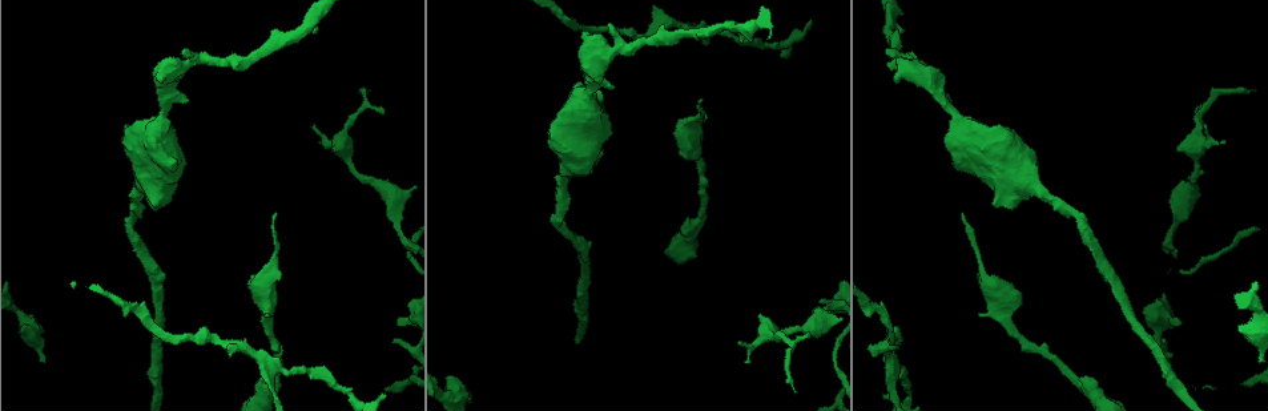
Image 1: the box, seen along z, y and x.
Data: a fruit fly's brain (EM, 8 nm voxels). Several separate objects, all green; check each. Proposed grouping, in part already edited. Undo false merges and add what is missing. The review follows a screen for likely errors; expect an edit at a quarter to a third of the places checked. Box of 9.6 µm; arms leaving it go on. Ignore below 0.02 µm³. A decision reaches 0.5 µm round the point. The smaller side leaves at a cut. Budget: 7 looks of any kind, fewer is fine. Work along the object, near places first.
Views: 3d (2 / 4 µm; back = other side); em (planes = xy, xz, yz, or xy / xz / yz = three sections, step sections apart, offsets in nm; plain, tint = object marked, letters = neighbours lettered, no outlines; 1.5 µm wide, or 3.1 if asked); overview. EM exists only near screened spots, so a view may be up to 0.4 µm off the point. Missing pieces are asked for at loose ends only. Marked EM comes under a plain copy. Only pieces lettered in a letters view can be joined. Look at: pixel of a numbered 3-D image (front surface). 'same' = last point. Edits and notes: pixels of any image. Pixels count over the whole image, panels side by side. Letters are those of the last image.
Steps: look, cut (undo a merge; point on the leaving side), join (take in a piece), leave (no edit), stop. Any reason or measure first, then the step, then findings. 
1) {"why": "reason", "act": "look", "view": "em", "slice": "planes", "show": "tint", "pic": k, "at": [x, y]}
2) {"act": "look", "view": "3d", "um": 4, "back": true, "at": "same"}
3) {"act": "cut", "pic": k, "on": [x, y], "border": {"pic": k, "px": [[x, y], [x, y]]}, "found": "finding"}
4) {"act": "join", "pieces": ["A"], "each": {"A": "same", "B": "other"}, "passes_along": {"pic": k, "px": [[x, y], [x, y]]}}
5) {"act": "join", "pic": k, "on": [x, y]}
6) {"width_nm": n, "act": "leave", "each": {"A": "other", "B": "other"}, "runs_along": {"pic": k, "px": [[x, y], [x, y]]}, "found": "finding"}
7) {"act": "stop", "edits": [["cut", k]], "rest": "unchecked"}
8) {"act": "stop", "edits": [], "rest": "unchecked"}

{"why": "tapers out", "act": "look", "view": "em", "slice": "planes", "show": "letters", "pic": 1, "at": [883, 395]}

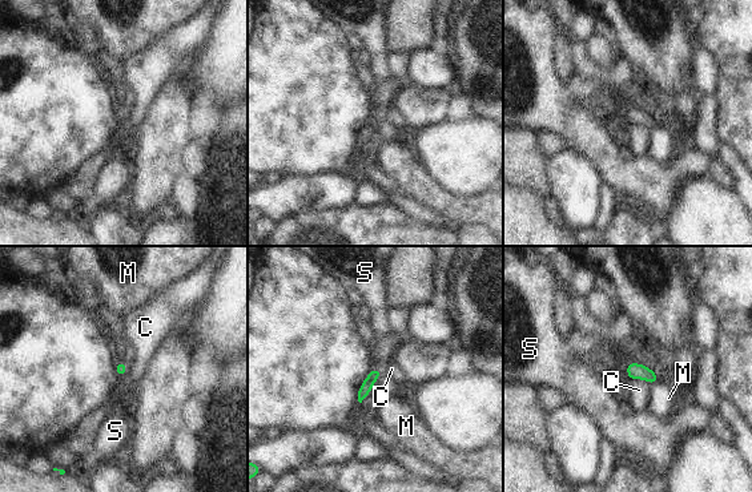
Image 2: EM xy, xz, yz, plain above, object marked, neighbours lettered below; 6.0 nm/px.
{"act": "leave", "each": {"C": "other", "M": "other", "S": "other"}, "border": {"pic": 2, "px": [[631, 379], [644, 379], [651, 383]]}, "found": "no lettered piece goes on from it"}

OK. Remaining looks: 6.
{"why": "branch stops here", "act": "look", "view": "em", "slice": "xy", "step": 4, "show": "tint", "pic": 1, "at": [583, 36]}

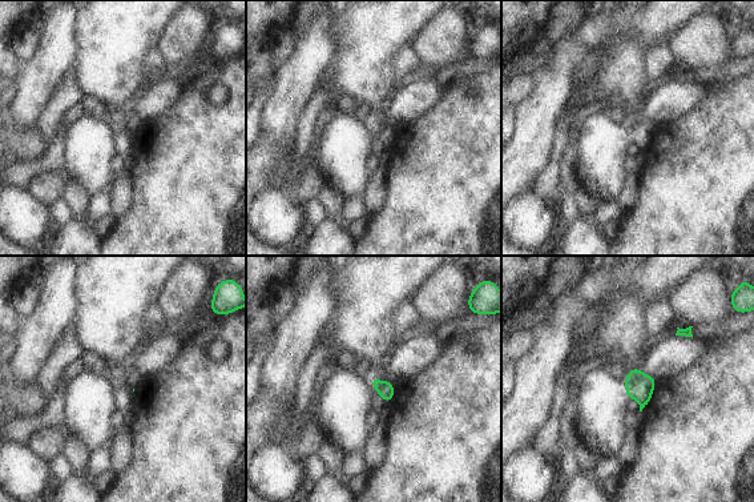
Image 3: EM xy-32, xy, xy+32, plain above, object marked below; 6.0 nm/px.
{"why": "cut it another way", "act": "look", "view": "em", "slice": "planes", "show": "letters", "at": "same"}

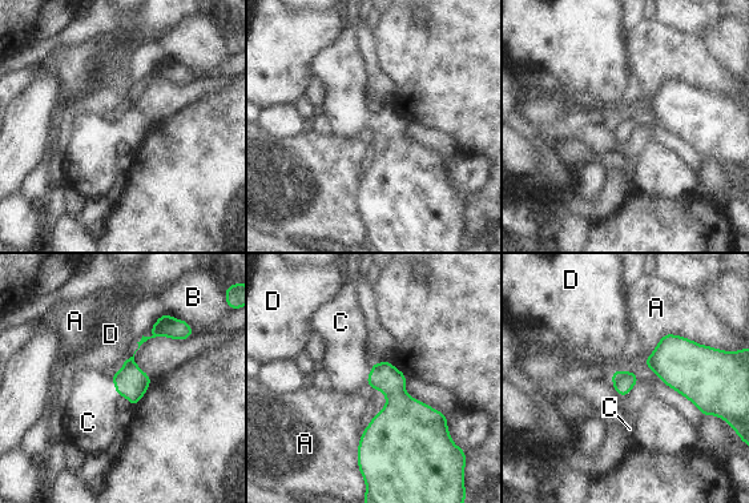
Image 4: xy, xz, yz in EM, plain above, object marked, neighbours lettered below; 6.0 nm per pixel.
{"act": "join", "pieces": ["C"], "each": {"A": "other", "B": "other", "C": "same", "D": "other"}, "passes_along": {"pic": 4, "px": [[383, 377], [367, 377], [347, 365]]}, "found": "it goes on there"}

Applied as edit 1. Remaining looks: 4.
{"act": "stop", "edits": [["join", 4]], "rest": "unchecked"}

